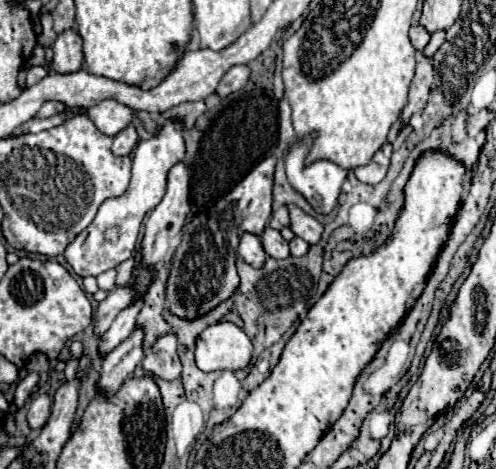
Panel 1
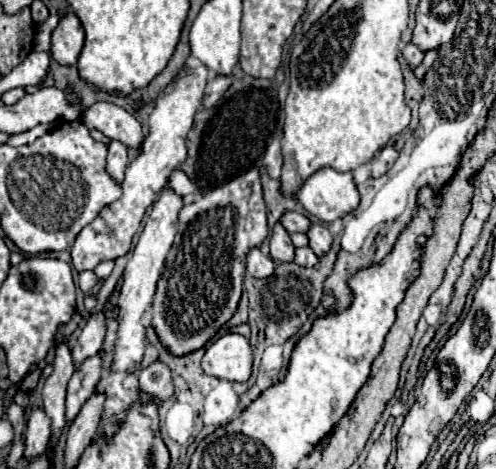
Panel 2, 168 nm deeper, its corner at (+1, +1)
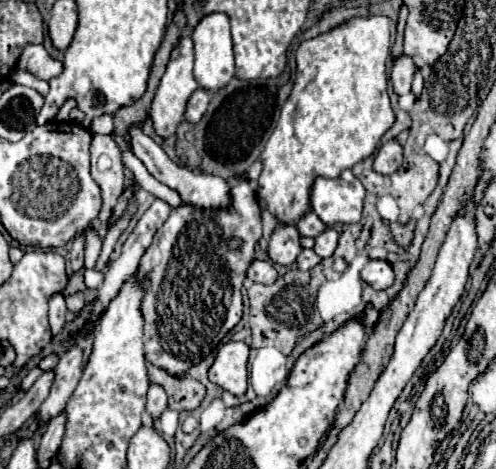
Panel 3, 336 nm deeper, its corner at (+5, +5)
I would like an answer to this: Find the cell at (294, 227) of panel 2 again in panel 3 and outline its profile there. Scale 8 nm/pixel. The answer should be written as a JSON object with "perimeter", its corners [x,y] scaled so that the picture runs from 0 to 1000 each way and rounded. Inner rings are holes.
{"perimeter":[[[629,448],[617,452],[609,465],[601,465],[601,473],[593,482],[609,503],[629,503],[629,507],[637,507],[657,486],[657,478]]]}

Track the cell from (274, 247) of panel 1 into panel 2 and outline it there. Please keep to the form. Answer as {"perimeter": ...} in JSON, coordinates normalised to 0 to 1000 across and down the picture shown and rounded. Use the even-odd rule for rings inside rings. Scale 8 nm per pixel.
{"perimeter":[[[560,473],[552,482],[544,503],[544,546],[560,559],[589,559],[593,554],[593,520],[585,512],[585,499],[573,490],[573,482]]]}

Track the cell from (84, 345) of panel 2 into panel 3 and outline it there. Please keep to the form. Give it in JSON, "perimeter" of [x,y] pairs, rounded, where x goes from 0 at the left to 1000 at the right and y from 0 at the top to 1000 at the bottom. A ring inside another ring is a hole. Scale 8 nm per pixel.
{"perimeter":[[[149,733],[121,759],[109,802],[109,823],[101,827],[101,844],[81,866],[81,896],[101,896],[105,887],[121,883],[133,870],[141,840],[149,836],[149,827],[165,806],[165,789],[169,789],[165,742]]]}

